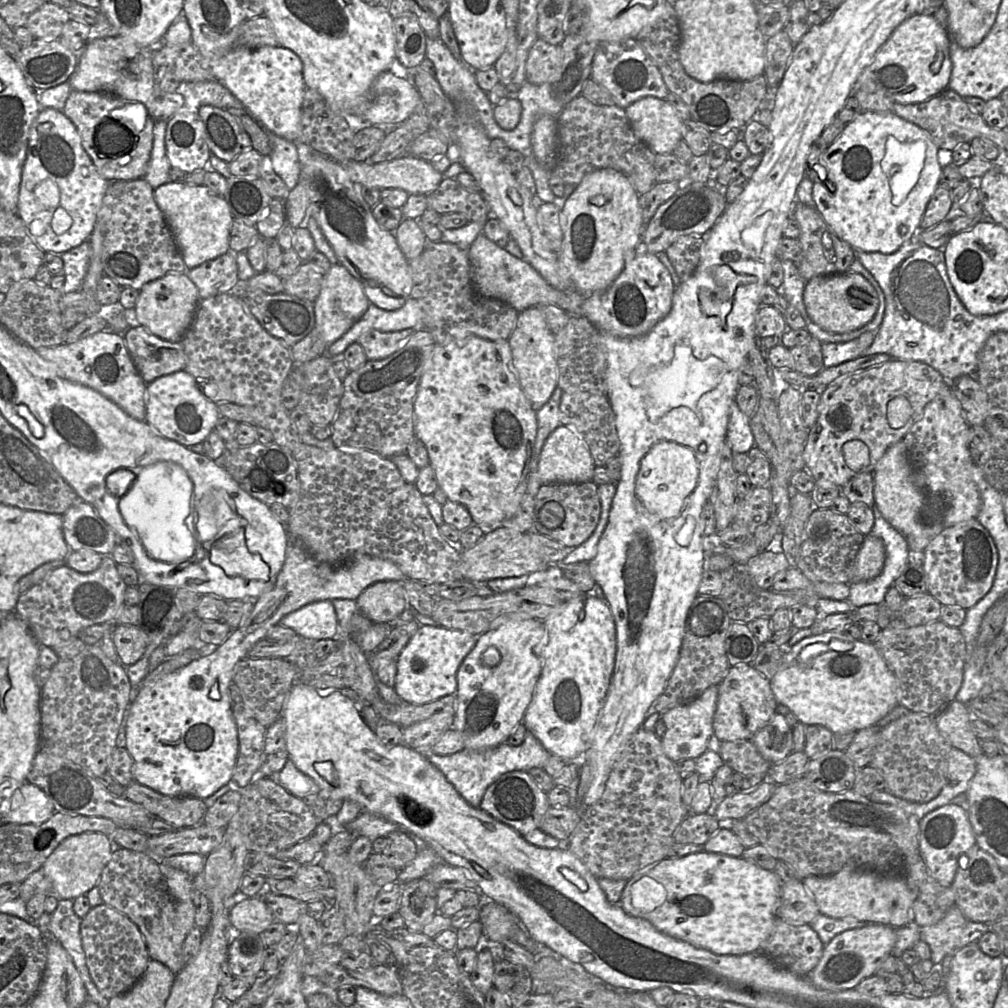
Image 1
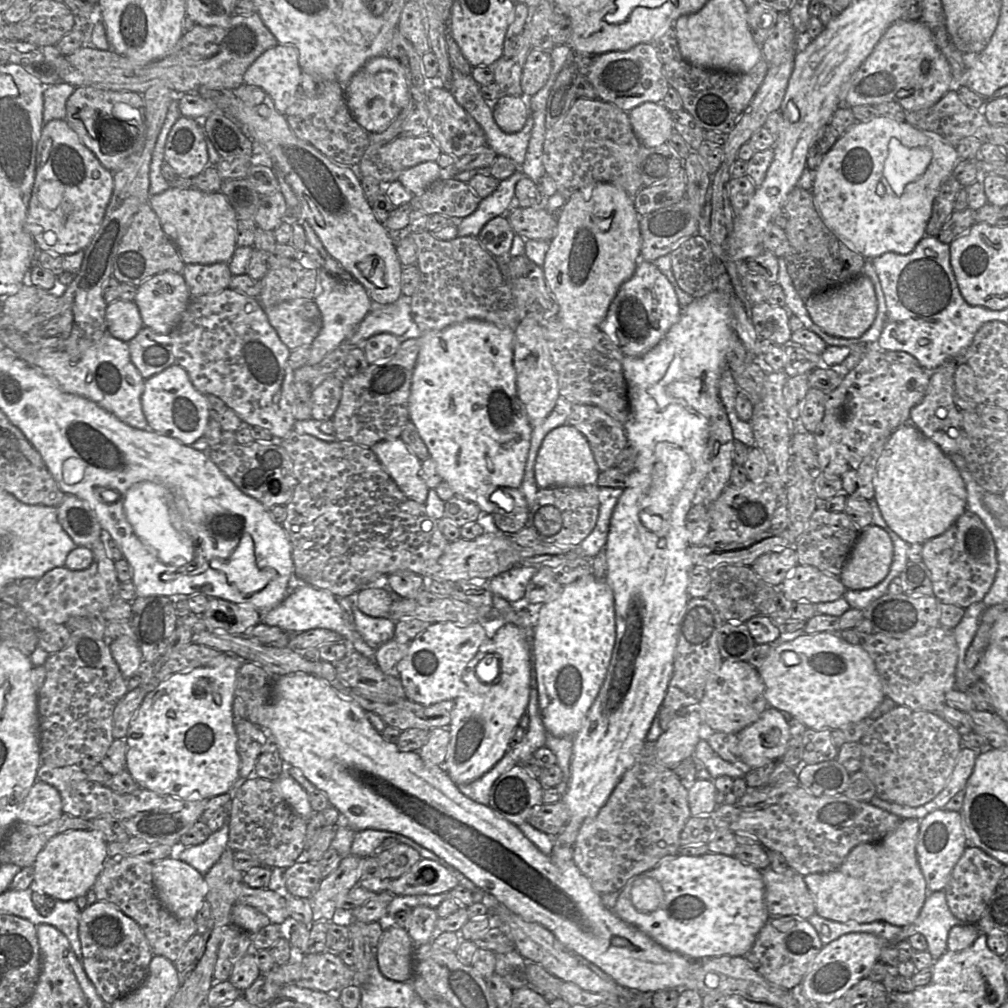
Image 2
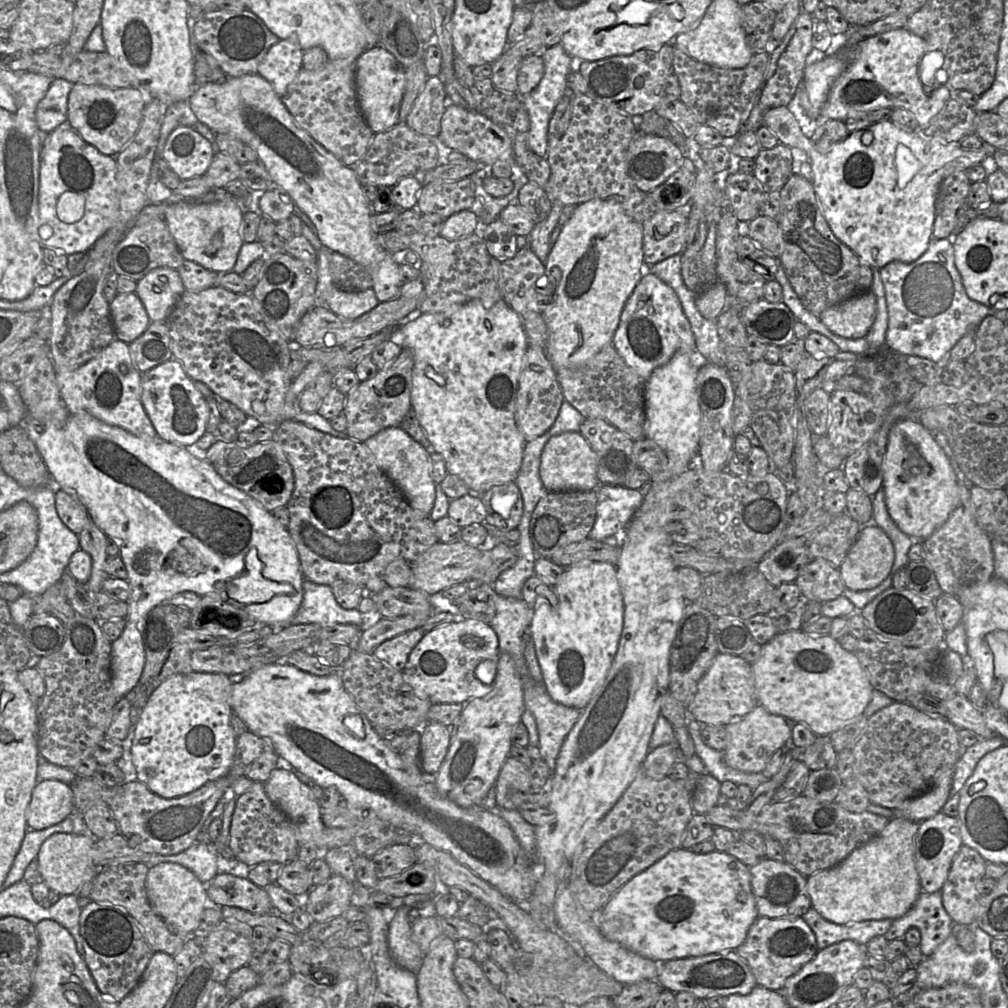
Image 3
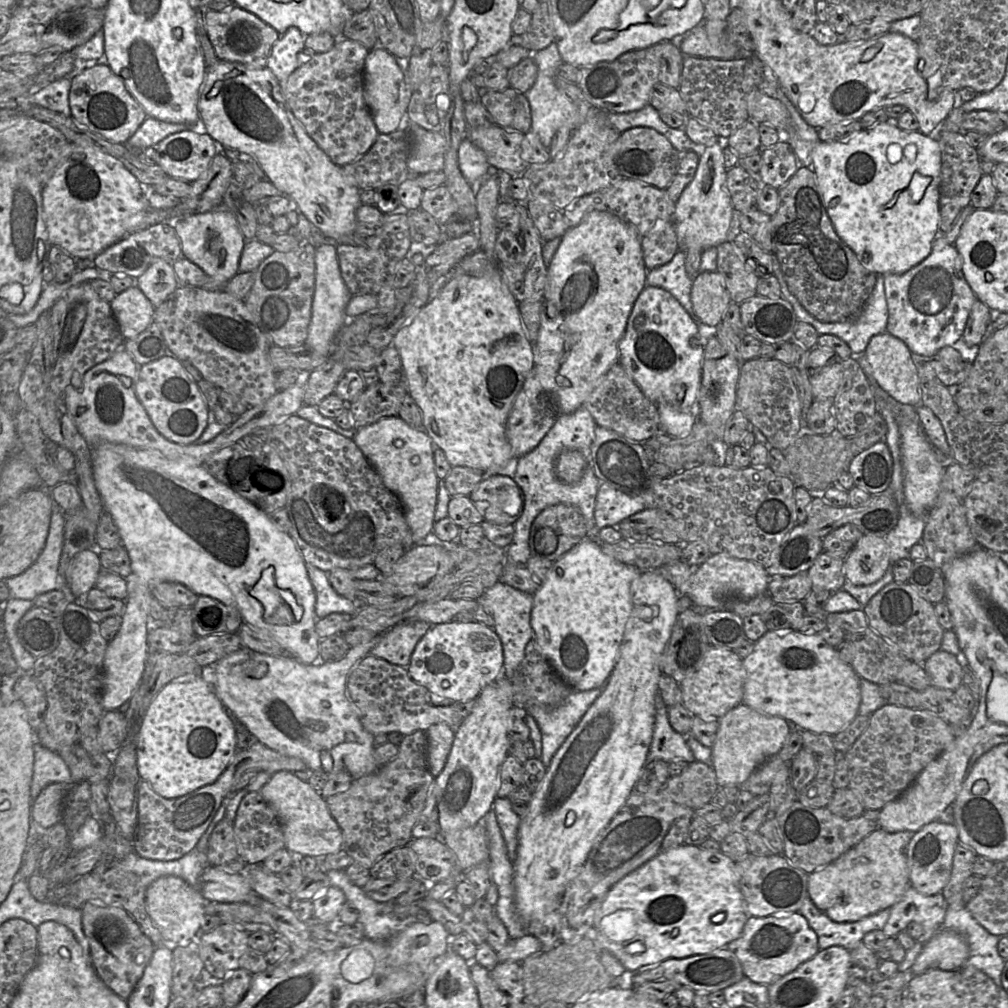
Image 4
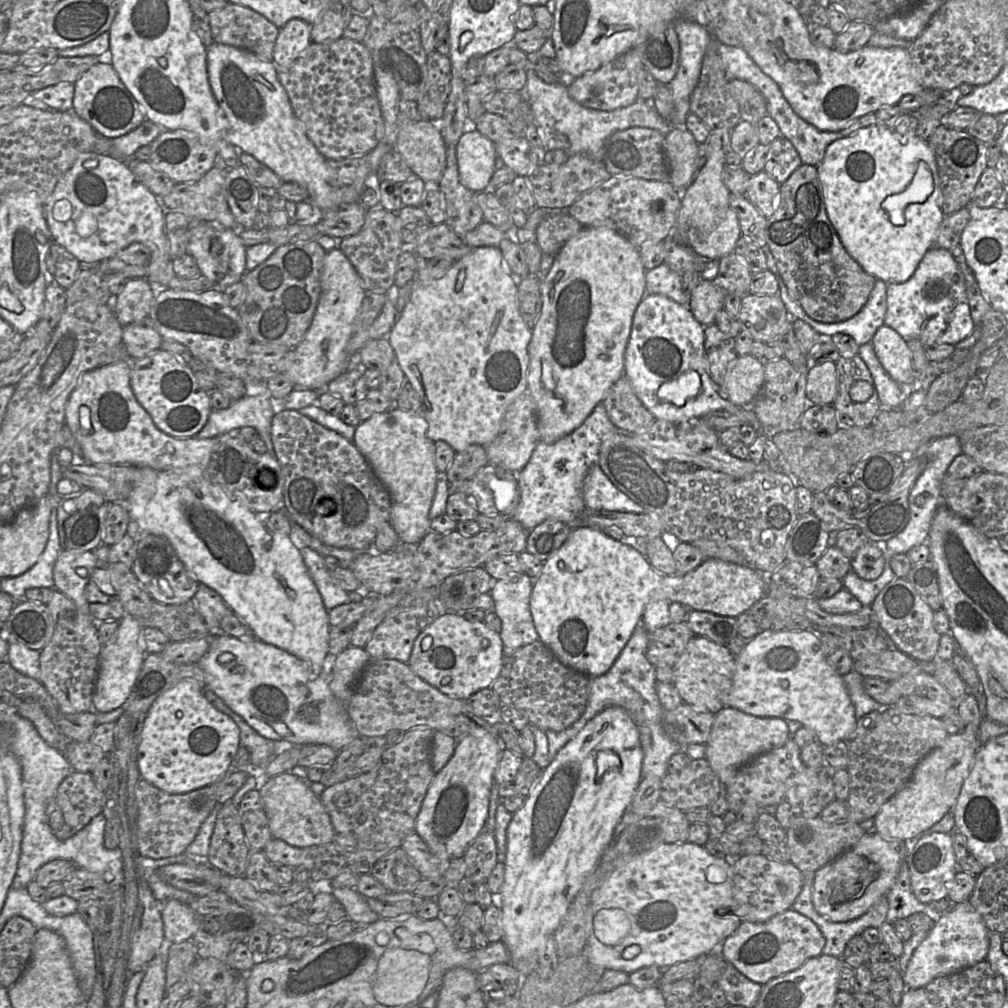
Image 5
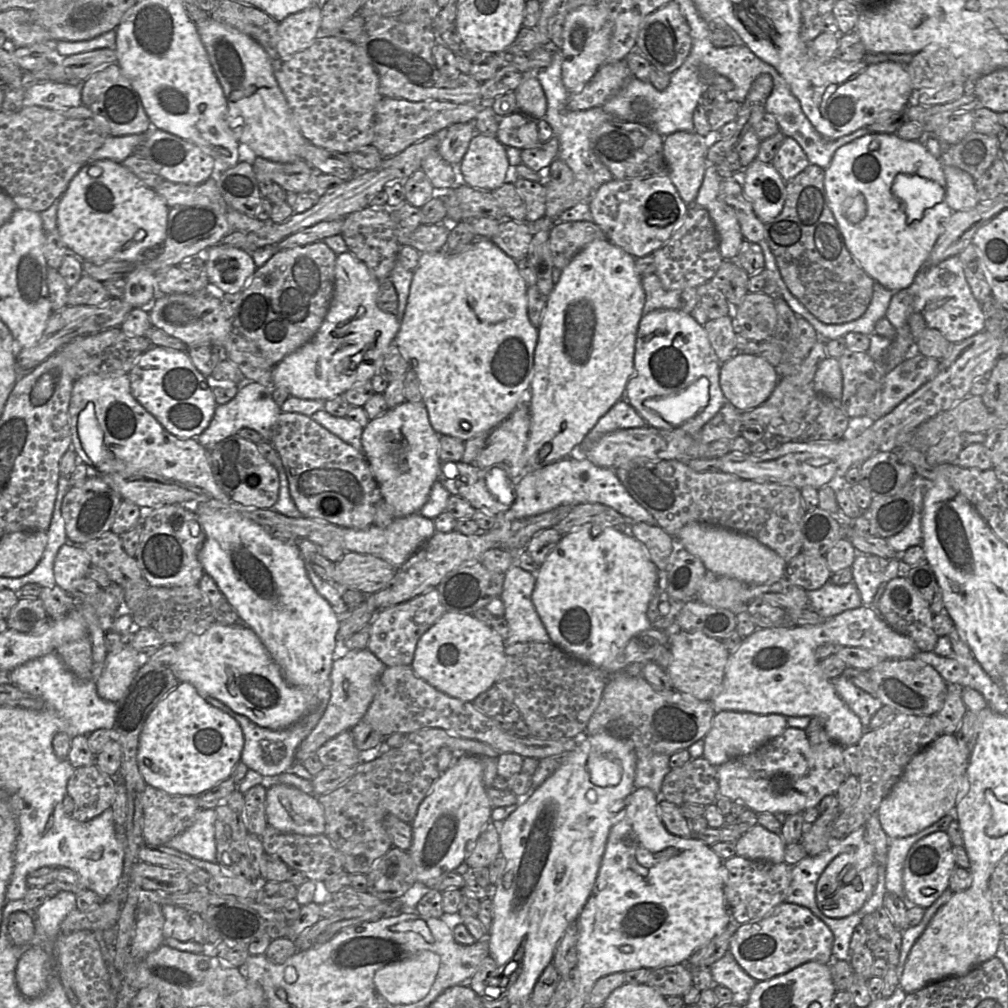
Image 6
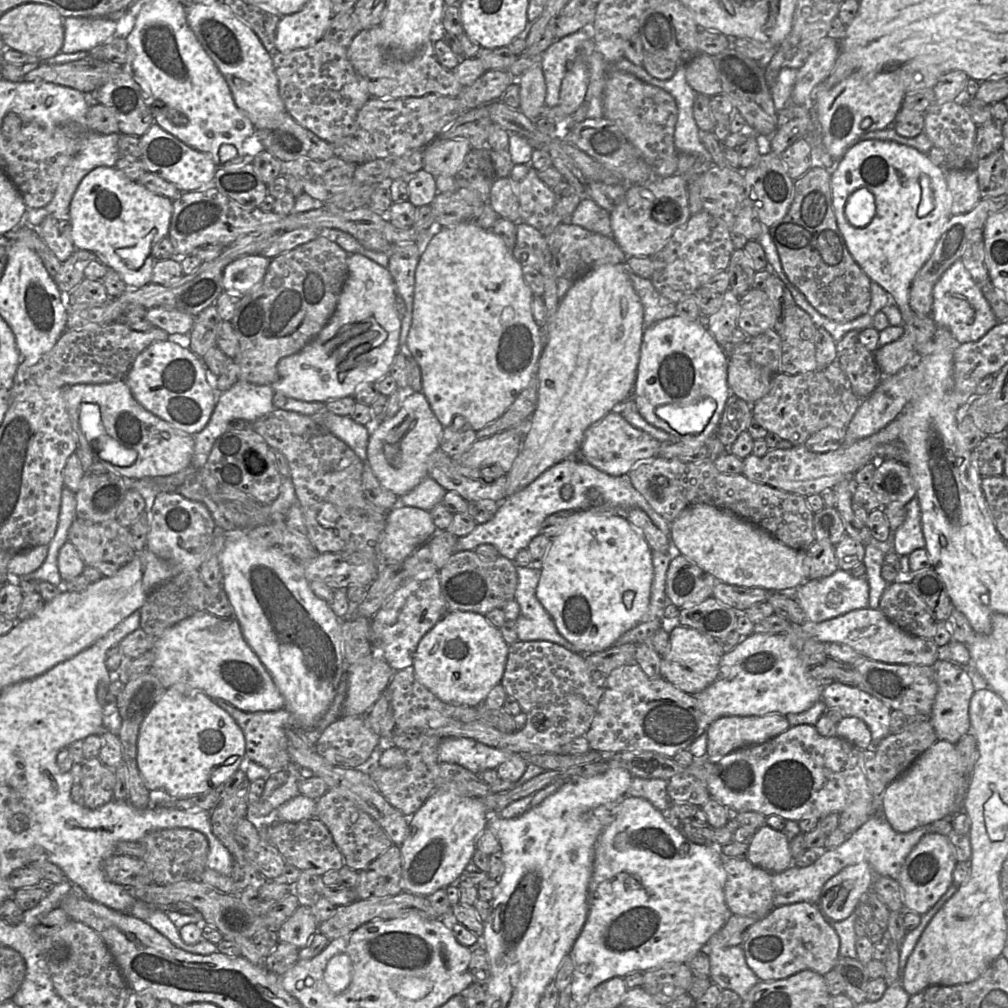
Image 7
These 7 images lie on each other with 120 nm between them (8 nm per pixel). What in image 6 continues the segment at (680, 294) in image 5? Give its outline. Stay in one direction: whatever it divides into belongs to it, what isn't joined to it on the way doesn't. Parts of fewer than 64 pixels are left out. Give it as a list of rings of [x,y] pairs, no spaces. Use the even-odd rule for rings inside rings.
[[[655,273],[643,276],[641,283],[645,292],[643,315],[658,309],[680,310],[680,291],[665,289]]]

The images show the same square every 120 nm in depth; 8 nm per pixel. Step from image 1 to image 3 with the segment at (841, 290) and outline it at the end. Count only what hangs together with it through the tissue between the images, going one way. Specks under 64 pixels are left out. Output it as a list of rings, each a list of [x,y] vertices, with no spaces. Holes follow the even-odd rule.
[[[870,289],[824,310],[819,319],[834,334],[859,339],[871,329],[876,313],[877,300]]]

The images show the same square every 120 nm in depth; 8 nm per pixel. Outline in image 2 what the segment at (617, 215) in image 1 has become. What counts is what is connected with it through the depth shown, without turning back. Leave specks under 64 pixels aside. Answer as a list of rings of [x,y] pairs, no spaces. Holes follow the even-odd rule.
[[[596,182],[572,194],[556,217],[556,235],[543,265],[546,283],[559,305],[557,318],[563,325],[576,331],[591,330],[600,326],[619,288],[634,275],[641,260],[641,216],[634,198],[625,190],[608,182]]]

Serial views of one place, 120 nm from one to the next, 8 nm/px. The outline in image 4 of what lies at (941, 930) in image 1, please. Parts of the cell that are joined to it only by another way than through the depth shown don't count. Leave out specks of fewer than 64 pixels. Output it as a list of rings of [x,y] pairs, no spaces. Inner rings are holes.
[[[910,885],[900,900],[890,908],[891,914],[883,931],[888,937],[896,937],[900,931],[906,930],[906,927],[910,922],[915,921],[920,923],[923,927],[923,935],[917,941],[925,944],[943,928],[947,908],[948,904],[942,893],[927,896],[921,894]]]

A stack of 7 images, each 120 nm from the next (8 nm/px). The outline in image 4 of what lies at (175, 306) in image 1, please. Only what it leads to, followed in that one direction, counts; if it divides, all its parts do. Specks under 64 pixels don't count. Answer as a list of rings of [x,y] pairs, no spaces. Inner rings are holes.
[[[163,259],[155,260],[136,279],[135,285],[139,287],[155,308],[179,286],[173,265]]]

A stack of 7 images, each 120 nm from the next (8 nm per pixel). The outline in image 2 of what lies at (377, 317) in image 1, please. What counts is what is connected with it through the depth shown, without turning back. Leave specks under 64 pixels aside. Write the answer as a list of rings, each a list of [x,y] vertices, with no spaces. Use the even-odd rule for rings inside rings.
[[[401,295],[392,304],[373,303],[373,306],[361,323],[344,342],[363,346],[364,342],[373,335],[390,333],[402,337],[407,331],[415,329],[411,313],[411,297]]]

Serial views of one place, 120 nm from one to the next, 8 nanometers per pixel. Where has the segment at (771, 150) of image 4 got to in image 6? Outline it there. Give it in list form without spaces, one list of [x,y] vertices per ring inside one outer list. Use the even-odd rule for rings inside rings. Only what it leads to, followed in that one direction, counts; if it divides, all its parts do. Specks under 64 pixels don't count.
[[[791,137],[784,139],[771,163],[786,182],[795,178],[810,165],[802,147]]]

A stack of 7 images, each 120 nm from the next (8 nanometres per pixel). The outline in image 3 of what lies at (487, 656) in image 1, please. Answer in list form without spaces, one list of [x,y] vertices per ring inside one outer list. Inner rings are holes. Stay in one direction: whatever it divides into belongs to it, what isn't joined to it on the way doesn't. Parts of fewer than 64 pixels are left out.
[[[499,653],[498,662],[480,662],[474,675],[483,684],[491,685],[491,690],[465,703],[453,726],[447,726],[451,727],[451,742],[435,775],[439,792],[461,807],[481,806],[489,790],[495,786],[502,765],[510,756],[514,729],[526,709],[522,682],[509,654]]]

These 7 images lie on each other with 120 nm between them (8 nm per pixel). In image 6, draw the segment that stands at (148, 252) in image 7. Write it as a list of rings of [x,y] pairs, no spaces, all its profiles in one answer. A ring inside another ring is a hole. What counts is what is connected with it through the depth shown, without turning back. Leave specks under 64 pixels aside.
[[[108,159],[95,160],[92,163],[86,163],[76,173],[60,198],[57,211],[57,229],[67,248],[78,254],[83,260],[96,264],[103,264],[107,261],[134,263],[134,269],[125,277],[125,287],[121,298],[134,308],[145,308],[153,302],[158,291],[154,273],[147,267],[139,267],[139,263],[142,262],[142,254],[149,249],[150,244],[163,245],[167,232],[169,208],[165,200],[154,189],[149,188],[122,163]],[[90,166],[101,168],[101,175],[91,177]]]

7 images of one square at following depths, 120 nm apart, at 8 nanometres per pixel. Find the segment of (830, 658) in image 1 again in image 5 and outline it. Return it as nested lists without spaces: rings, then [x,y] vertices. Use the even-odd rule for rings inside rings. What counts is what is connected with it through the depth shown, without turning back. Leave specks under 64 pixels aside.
[[[763,630],[757,636],[755,636],[745,647],[742,653],[736,658],[736,669],[733,679],[732,690],[728,697],[728,707],[739,709],[745,713],[759,716],[759,717],[776,717],[784,720],[795,720],[801,722],[802,725],[816,735],[816,740],[823,746],[831,745],[840,740],[846,741],[847,736],[855,729],[857,718],[855,716],[855,707],[852,703],[850,695],[847,691],[843,676],[838,674],[828,663],[821,645],[821,633],[820,632],[791,632],[791,631],[766,631]]]

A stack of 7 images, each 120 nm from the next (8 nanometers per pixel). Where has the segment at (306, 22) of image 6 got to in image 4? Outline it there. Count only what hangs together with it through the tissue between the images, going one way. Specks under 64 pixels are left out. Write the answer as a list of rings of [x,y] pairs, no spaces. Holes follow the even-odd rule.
[[[290,27],[273,45],[267,68],[279,83],[285,82],[299,66],[299,54],[305,48],[306,36],[296,27]]]

